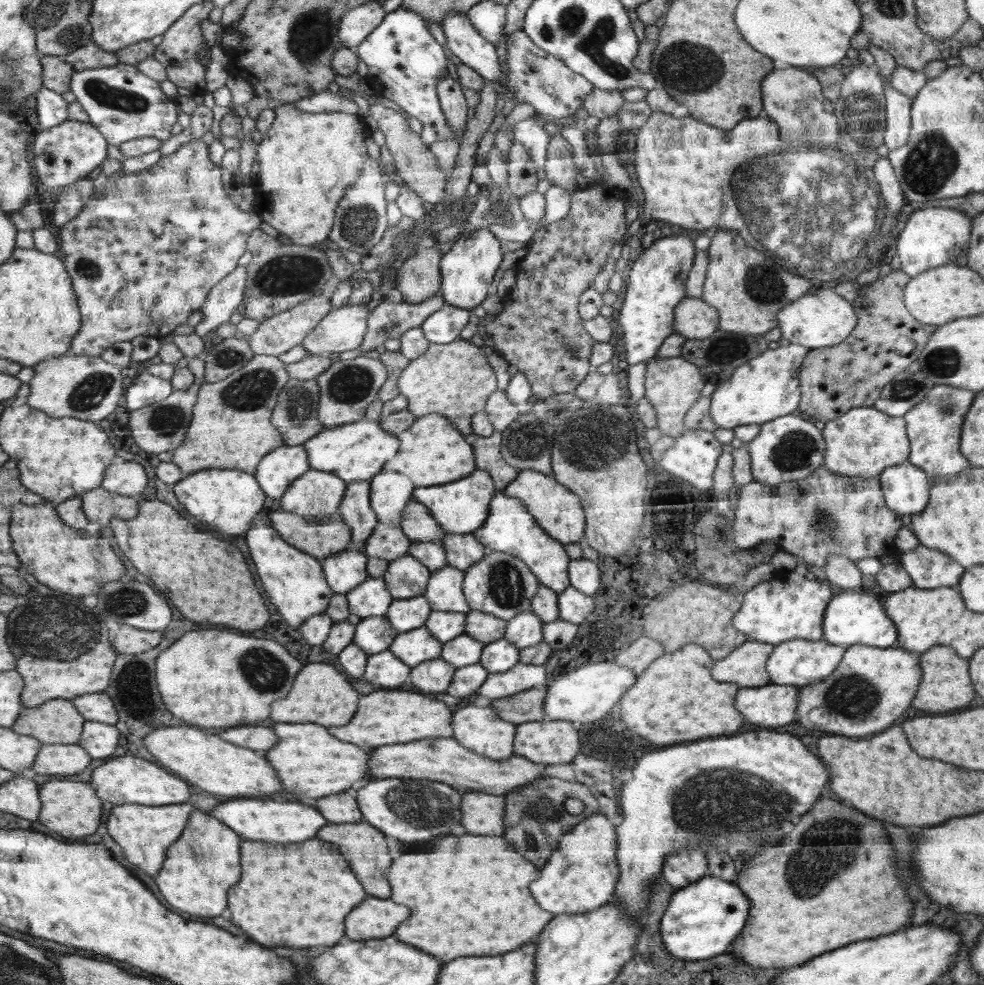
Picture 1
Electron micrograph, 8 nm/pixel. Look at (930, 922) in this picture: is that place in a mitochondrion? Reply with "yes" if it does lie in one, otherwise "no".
no

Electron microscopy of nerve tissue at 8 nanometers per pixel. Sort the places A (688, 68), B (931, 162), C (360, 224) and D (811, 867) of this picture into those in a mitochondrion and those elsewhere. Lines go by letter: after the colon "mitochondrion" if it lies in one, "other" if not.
A: mitochondrion
B: mitochondrion
C: mitochondrion
D: mitochondrion

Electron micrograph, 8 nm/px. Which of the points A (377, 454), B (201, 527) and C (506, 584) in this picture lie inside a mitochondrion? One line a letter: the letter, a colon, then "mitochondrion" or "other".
A: other
B: other
C: mitochondrion

